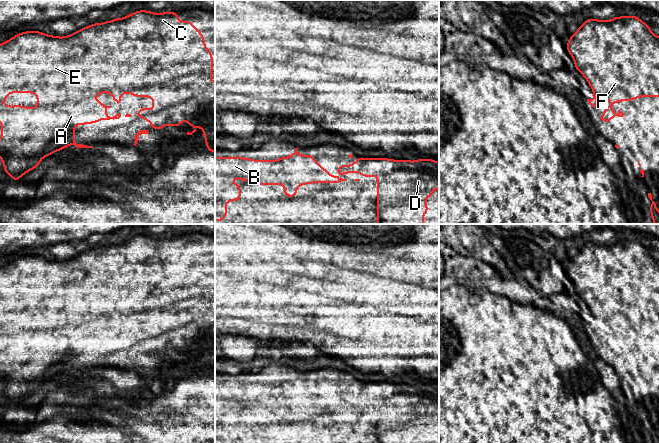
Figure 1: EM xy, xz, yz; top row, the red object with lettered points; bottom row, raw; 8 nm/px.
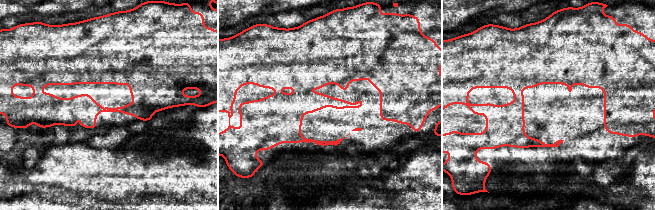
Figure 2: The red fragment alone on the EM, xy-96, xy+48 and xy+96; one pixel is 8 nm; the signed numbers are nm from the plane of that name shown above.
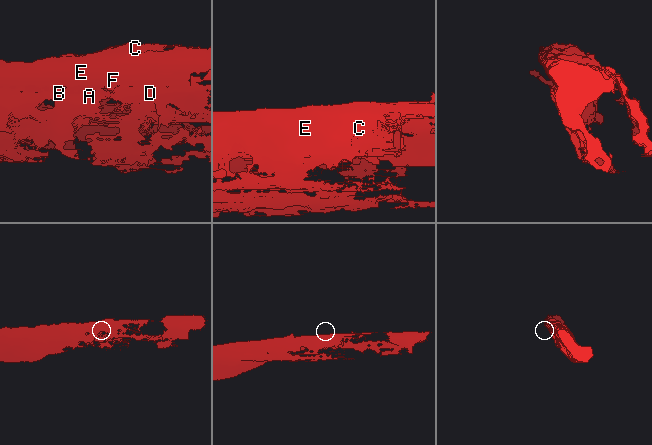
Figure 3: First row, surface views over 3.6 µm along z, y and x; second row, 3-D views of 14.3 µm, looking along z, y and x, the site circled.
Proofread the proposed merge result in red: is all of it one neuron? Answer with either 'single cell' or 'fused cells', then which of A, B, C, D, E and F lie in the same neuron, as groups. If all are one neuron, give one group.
single cell; groups A B C D E F

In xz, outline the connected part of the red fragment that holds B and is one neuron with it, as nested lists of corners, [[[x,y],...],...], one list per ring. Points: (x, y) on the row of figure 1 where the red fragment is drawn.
[[[294,148],[294,152],[289,157],[281,157],[277,160],[253,160],[244,157],[215,157],[215,221],[225,221],[225,215],[229,210],[225,207],[227,201],[240,201],[241,200],[241,185],[235,185],[230,178],[236,177],[240,180],[246,180],[250,183],[260,184],[262,187],[265,185],[281,184],[286,188],[283,189],[283,195],[295,198],[297,196],[298,185],[308,185],[311,183],[339,183],[347,181],[347,179],[332,177],[329,171],[325,170],[319,163],[315,162],[313,155],[302,156]]]

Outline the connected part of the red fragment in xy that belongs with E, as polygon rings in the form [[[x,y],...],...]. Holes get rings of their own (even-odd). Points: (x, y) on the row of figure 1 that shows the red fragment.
[[[138,10],[135,13],[130,13],[124,18],[112,19],[104,23],[91,24],[65,37],[46,35],[40,31],[25,31],[0,44],[0,158],[3,160],[4,171],[13,179],[13,182],[19,181],[19,178],[24,174],[39,166],[42,158],[52,155],[58,150],[65,150],[68,145],[74,145],[77,149],[93,148],[93,146],[77,144],[74,141],[74,137],[76,136],[74,126],[78,124],[94,124],[99,120],[114,120],[121,117],[121,113],[116,114],[113,117],[106,115],[106,110],[111,108],[111,106],[106,106],[95,99],[99,93],[111,93],[113,95],[113,100],[118,104],[121,102],[122,93],[131,93],[134,97],[151,97],[153,99],[153,109],[148,110],[141,107],[138,112],[134,114],[135,117],[144,118],[151,123],[152,129],[156,130],[161,129],[166,125],[181,127],[182,119],[185,118],[187,120],[187,125],[191,125],[195,128],[191,133],[187,132],[187,135],[192,135],[196,132],[197,127],[202,126],[202,133],[205,137],[207,151],[211,153],[215,152],[215,84],[213,83],[213,77],[210,76],[210,74],[213,73],[213,54],[205,47],[205,38],[201,35],[200,29],[195,29],[193,27],[192,21],[174,20],[175,17],[180,16],[180,12],[162,12],[155,14],[152,11]],[[10,93],[35,93],[38,101],[37,106],[35,108],[28,108],[21,105],[6,106],[2,102]],[[58,97],[88,97],[89,99],[86,101],[66,101],[64,103],[59,103],[57,101]]]

